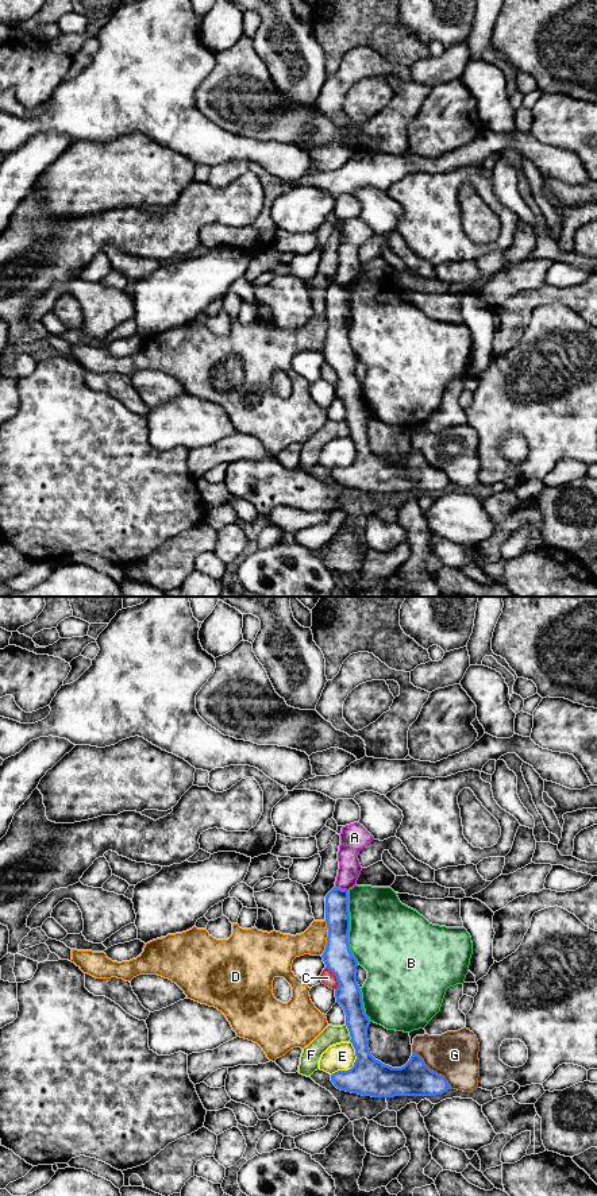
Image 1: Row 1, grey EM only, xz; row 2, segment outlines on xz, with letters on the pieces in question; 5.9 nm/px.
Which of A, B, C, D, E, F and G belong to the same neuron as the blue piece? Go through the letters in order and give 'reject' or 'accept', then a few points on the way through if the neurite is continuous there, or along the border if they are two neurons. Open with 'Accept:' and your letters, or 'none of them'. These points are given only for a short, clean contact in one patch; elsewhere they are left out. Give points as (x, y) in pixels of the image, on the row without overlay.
Accept: none of them
A: reject; border along xz (335, 281), (347, 286)
B: reject
C: reject
D: reject
E: reject; border along xz (350, 436), (355, 451), (354, 459), (331, 470)
F: reject
G: reject

